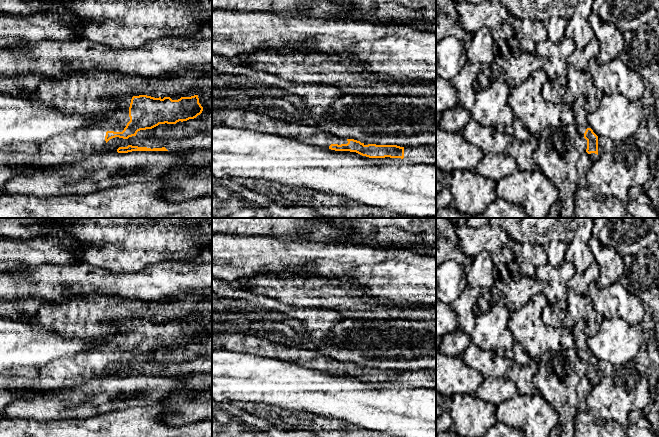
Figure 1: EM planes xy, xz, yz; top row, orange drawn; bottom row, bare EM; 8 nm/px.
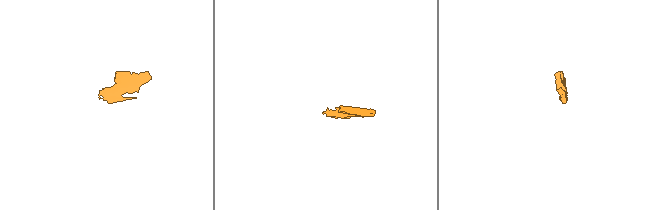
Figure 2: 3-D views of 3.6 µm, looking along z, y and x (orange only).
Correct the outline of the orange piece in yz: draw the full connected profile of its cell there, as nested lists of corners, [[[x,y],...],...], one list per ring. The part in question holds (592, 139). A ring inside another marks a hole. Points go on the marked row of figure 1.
[[[578,97],[572,104],[573,109],[576,111],[575,114],[575,125],[577,130],[587,140],[587,149],[592,162],[595,162],[599,159],[598,156],[598,136],[593,132],[590,128],[589,123],[587,121],[587,111],[584,109],[585,97]]]

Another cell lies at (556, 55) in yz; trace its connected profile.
[[[565,36],[558,43],[547,38],[535,47],[535,55],[545,60],[542,69],[547,73],[548,79],[559,84],[562,89],[567,84],[568,58],[575,49],[574,41]]]

